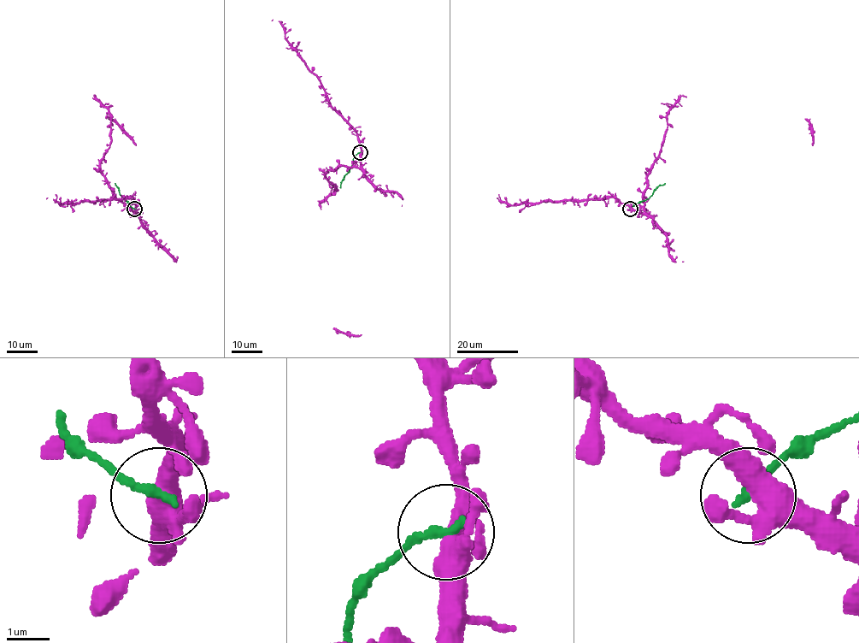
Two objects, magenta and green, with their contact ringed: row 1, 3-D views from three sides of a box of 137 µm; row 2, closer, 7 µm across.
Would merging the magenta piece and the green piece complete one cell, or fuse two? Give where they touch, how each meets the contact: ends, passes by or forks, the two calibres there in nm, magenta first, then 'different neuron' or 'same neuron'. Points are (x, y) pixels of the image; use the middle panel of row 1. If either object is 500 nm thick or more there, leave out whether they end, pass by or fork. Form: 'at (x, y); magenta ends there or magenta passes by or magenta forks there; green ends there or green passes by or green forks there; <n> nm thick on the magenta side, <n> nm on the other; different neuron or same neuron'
at (360, 152); magenta forks there; green ends there; 400 nm thick on the magenta side, 240 nm on the other; different neuron

